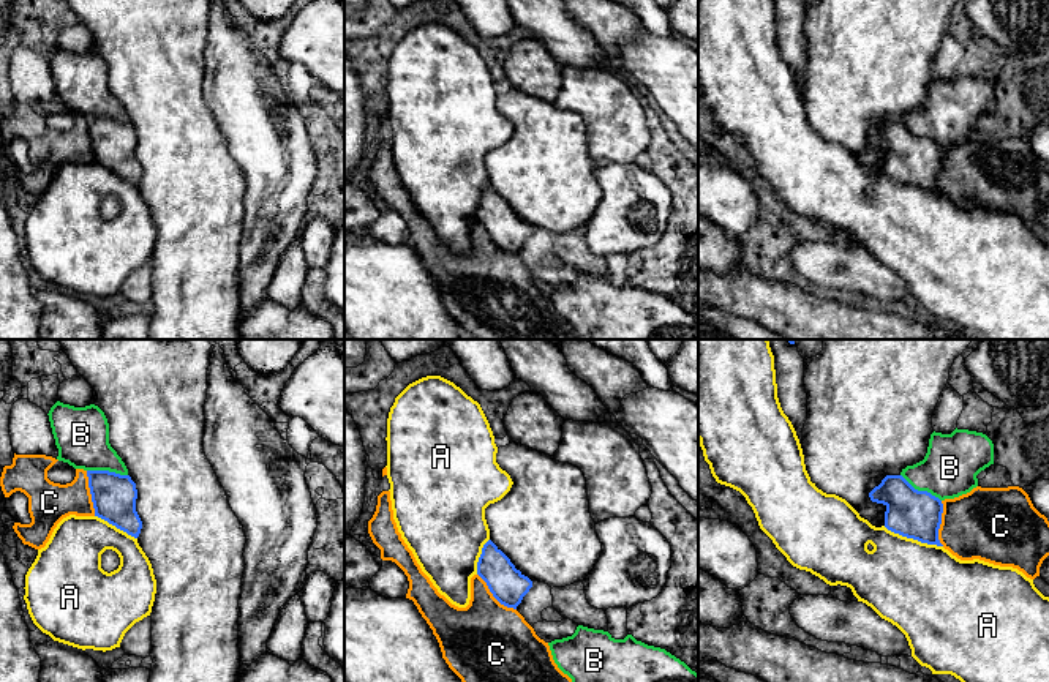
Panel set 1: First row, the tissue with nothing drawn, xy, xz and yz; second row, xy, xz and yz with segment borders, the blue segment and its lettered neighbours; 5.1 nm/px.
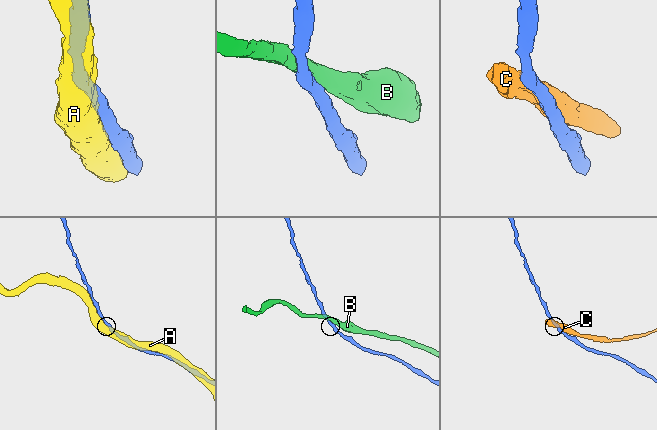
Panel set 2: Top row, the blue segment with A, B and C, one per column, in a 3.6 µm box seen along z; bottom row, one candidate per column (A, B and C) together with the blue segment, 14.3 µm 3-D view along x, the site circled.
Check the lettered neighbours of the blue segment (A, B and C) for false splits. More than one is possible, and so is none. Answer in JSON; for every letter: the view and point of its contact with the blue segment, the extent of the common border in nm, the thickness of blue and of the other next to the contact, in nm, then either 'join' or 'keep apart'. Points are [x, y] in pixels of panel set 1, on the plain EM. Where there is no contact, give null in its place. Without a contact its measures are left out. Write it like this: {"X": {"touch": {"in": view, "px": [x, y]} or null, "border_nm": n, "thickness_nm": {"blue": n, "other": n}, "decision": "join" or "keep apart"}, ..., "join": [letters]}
{"A": {"touch": {"in": "yz", "px": [913, 185]}, "border_nm": 320, "thickness_nm": {"blue": 240, "other": 460}, "decision": "join"}, "B": {"touch": {"in": "xy", "px": [108, 117]}, "border_nm": 220, "thickness_nm": {"blue": 220, "other": 280}, "decision": "keep apart"}, "C": {"touch": {"in": "xy", "px": [90, 139]}, "border_nm": 240, "thickness_nm": {"blue": 220, "other": 220}, "decision": "keep apart"}, "join": ["A"]}

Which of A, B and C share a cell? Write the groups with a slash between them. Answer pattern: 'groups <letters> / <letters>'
groups A / B C

